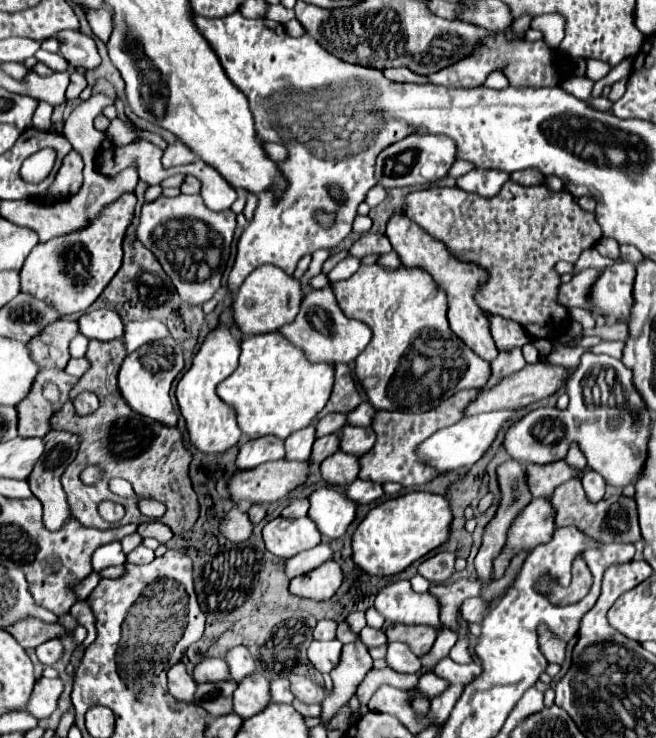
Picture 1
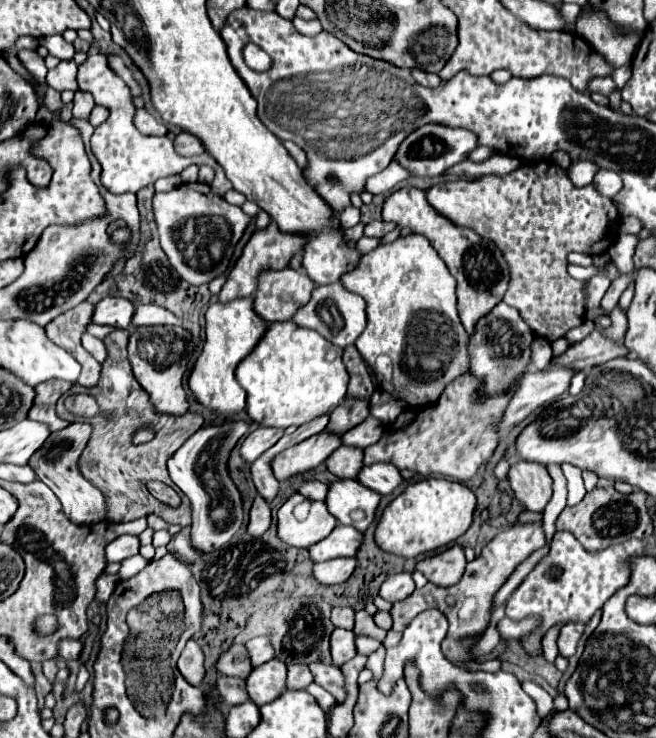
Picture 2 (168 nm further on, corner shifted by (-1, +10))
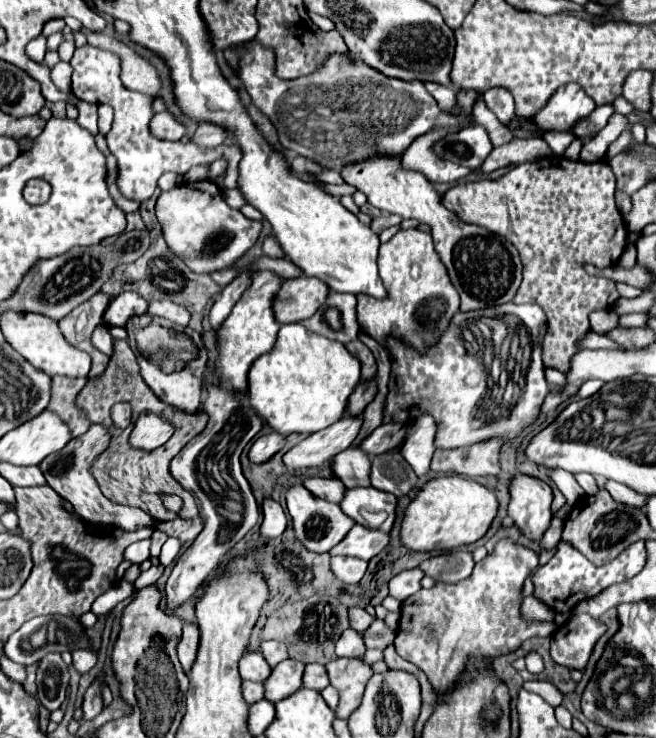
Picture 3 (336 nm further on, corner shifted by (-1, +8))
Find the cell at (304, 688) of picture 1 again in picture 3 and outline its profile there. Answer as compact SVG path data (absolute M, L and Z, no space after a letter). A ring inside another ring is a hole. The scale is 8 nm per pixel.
M336 659L326 665L332 685L340 693L340 703L336 707L336 717L348 719L358 707L364 687L372 677L372 665L362 659Z

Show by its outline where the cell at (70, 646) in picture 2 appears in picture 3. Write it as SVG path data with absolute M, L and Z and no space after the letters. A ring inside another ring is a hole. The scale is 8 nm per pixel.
M74 649L72 651L74 657L74 667L80 673L88 673L94 665L96 665L96 653L94 651L86 651L86 649Z

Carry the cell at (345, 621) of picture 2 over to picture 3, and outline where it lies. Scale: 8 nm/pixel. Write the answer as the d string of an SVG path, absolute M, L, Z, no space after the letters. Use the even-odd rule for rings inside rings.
M352 607L350 609L350 627L356 629L358 633L364 633L374 623L374 619L376 617L368 615L366 609L362 609L362 607Z

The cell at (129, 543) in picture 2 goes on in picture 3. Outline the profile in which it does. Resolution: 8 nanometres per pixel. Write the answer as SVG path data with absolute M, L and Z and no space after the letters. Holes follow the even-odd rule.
M150 539L132 543L132 545L124 551L124 559L132 561L132 563L142 563L142 561L150 559Z

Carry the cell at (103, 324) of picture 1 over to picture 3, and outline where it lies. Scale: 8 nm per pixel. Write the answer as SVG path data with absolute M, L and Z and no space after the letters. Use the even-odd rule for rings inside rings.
M130 291L130 293L120 293L118 297L114 297L104 313L104 323L106 325L116 325L116 327L124 327L128 323L130 317L134 315L144 315L148 309L148 303L142 295Z

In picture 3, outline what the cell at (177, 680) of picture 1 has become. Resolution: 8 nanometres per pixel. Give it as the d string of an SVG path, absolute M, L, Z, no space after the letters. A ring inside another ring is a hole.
M184 623L184 629L182 629L182 637L180 637L180 643L176 647L178 651L178 659L184 667L184 671L188 673L194 659L196 659L196 649L198 649L198 643L200 643L200 633L198 633L198 627L194 623Z

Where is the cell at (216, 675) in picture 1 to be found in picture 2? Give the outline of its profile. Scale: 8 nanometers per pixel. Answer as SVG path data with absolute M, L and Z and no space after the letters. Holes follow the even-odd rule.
M232 645L228 651L224 651L216 661L216 671L230 677L246 679L246 673L250 673L250 659L244 645Z

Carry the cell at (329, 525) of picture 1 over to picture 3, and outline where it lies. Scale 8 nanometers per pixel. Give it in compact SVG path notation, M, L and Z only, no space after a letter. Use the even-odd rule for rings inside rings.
M374 487L348 489L342 503L340 503L342 511L346 511L346 515L350 515L352 519L356 519L356 523L362 523L362 525L366 525L366 519L364 519L362 513L380 513L380 511L384 511L388 517L380 525L380 531L386 531L386 533L394 527L396 505L398 505L398 499L392 493L382 493Z

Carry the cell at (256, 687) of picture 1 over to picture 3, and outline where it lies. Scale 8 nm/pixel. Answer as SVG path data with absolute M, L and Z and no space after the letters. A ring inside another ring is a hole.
M286 659L278 663L272 669L270 679L264 683L266 685L266 699L272 703L278 703L286 699L288 695L296 693L302 687L302 675L304 675L302 661L296 659Z

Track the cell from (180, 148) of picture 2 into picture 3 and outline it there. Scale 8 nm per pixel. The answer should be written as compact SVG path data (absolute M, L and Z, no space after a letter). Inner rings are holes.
M200 123L198 131L192 137L192 143L198 143L202 147L218 147L226 139L228 131L214 123Z

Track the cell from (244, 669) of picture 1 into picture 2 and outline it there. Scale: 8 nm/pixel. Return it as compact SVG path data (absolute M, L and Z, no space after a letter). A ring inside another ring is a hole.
M254 637L246 643L246 649L250 653L250 663L252 667L258 667L274 657L274 649L270 649L268 637Z

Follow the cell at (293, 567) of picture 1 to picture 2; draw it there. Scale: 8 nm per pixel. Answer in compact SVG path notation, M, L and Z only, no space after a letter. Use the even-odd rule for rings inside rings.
M336 525L328 537L308 547L308 555L314 563L328 561L334 557L354 557L358 545L362 543L362 533L346 525Z

